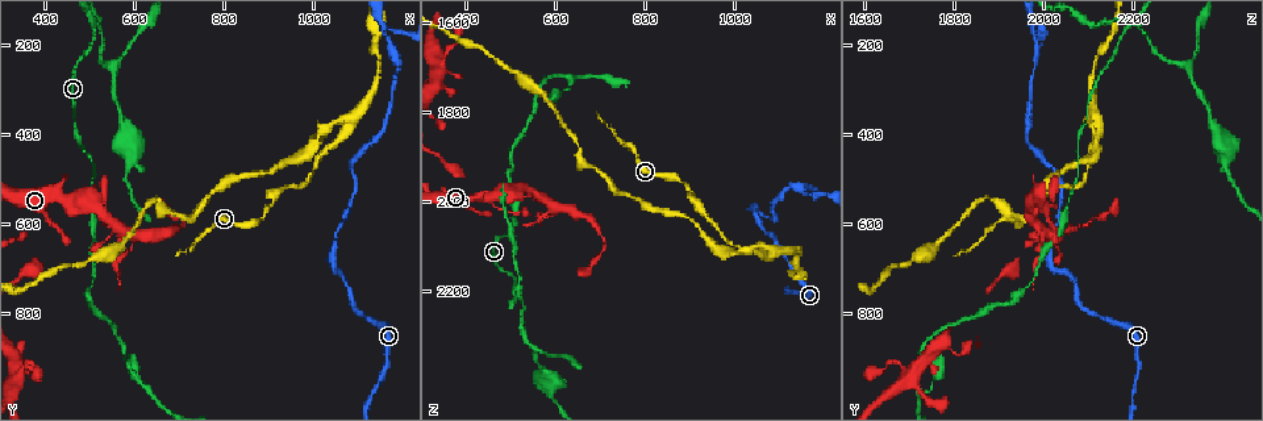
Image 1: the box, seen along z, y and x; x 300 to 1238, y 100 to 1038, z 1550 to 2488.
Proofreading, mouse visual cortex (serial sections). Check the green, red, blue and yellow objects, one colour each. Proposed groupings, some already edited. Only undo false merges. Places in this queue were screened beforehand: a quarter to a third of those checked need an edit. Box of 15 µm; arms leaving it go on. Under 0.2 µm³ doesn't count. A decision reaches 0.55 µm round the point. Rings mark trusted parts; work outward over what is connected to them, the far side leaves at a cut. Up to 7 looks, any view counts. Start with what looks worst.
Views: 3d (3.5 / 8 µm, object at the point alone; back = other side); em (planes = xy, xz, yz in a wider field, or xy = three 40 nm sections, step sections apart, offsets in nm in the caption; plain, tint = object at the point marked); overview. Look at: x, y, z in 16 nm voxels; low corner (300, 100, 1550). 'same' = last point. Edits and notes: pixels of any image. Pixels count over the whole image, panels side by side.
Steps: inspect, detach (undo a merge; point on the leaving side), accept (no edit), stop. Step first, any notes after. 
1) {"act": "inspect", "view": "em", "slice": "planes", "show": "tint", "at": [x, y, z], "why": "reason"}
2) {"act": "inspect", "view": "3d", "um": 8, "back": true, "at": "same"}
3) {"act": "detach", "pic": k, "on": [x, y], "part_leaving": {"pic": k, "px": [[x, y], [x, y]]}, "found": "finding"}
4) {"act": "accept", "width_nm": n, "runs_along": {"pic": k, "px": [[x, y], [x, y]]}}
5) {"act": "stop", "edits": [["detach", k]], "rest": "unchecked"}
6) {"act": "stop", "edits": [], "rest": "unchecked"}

{"act": "inspect", "view": "3d", "um": 8, "at": [635, 965, 1725], "why": "abrupt turn"}

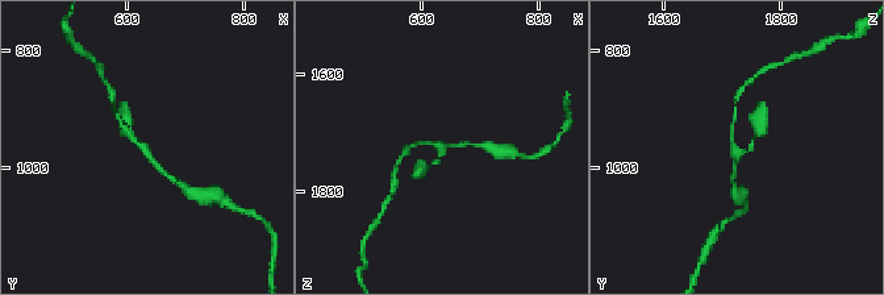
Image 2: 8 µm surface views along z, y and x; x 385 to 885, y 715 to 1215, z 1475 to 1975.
{"act": "inspect", "view": "em", "slice": "xy", "step": 3, "show": "tint", "at": [635, 965, 1725]}

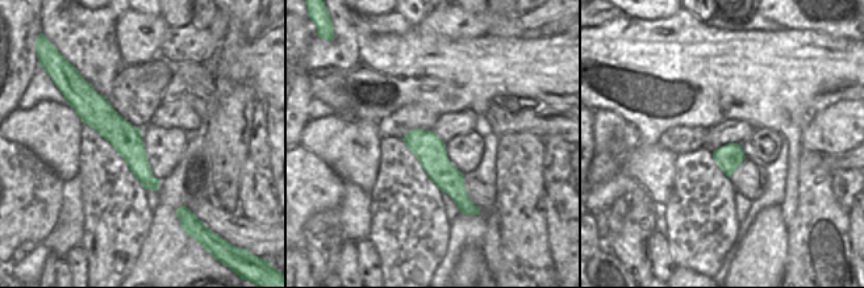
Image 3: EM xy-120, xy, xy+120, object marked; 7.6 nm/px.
{"act": "accept", "width_nm": 240, "runs_along": {"pic": 3, "px": [[84, 101], [132, 149], [154, 186]]}, "found": "all the same cell"}

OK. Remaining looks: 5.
{"act": "inspect", "view": "3d", "um": 3.5, "at": [1040, 695, 2020], "why": "abrupt turn"}

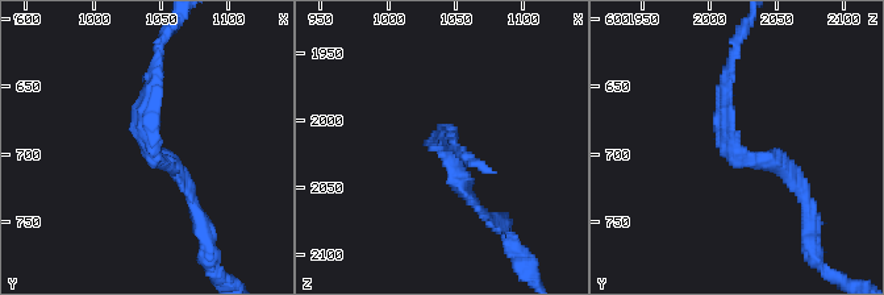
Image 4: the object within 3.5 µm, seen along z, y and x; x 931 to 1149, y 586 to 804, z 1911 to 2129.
{"act": "inspect", "view": "em", "slice": "xy", "step": 1, "show": "tint", "at": [1044, 692, 2014], "arm_widths_nm": [200, 200]}

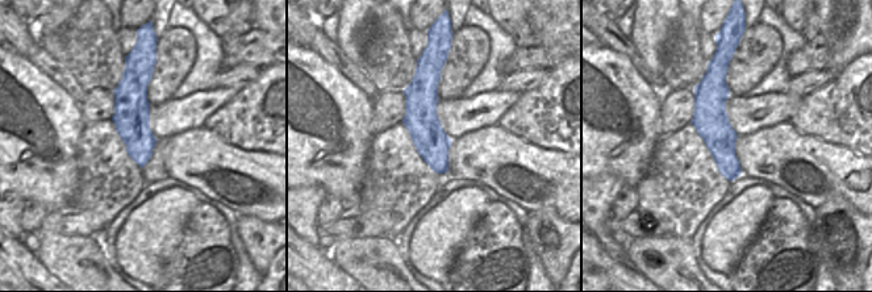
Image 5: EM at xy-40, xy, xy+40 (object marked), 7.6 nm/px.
{"act": "accept", "runs_along": {"pic": 4, "px": [[795, 181], [728, 144], [732, 58]]}, "found": "continuous, no second cell"}

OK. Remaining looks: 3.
{"act": "inspect", "view": "3d", "um": 3.5, "at": [1160, 170, 1980], "why": "three arms meet"}

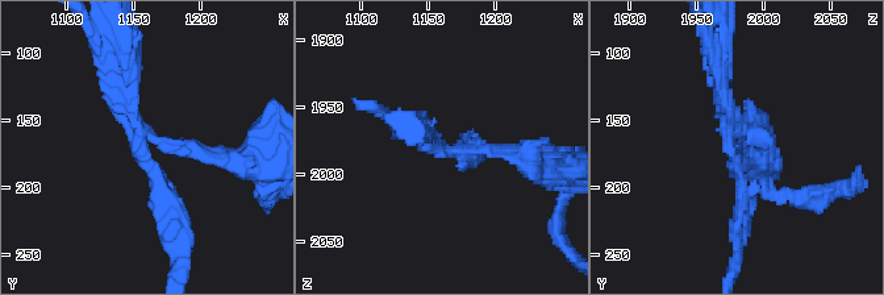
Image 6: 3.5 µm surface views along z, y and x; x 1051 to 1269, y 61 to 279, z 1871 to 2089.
{"act": "inspect", "view": "em", "slice": "planes", "show": "tint", "at": [1156, 164, 1976], "arms": 3, "arm_widths_nm": [150, 200, 250]}

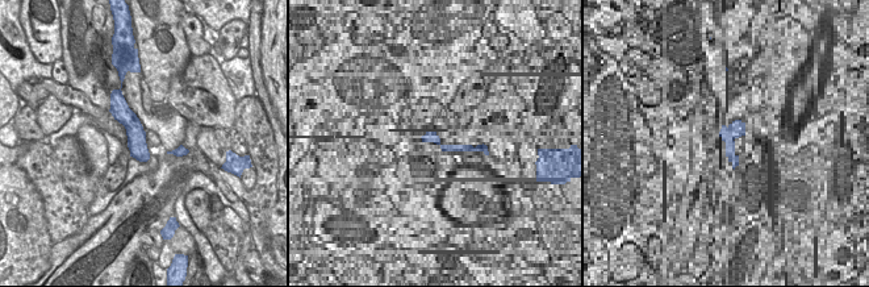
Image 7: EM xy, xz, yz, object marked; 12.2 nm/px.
{"act": "detach", "pic": 6, "on": [192, 144], "found": "two cells meet here"}

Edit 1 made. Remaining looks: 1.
{"act": "stop", "edits": [["detach", 6]], "rest": "unchecked"}

